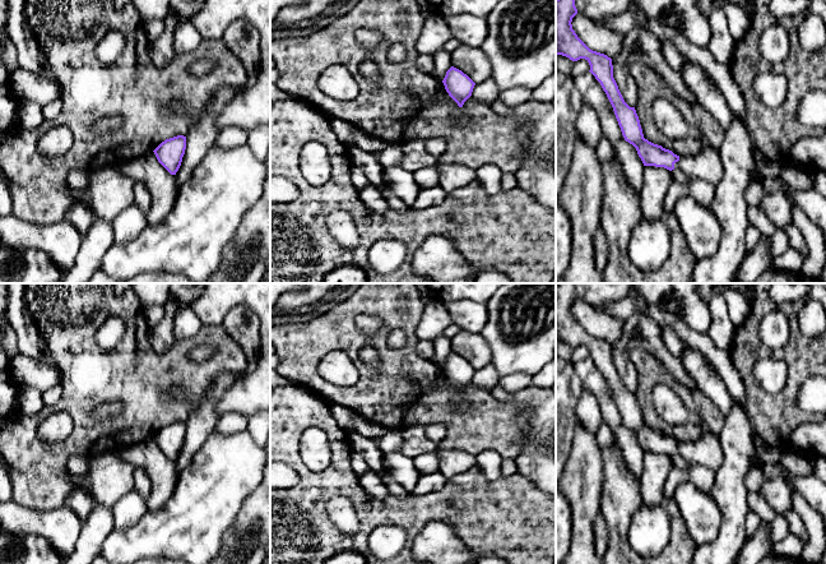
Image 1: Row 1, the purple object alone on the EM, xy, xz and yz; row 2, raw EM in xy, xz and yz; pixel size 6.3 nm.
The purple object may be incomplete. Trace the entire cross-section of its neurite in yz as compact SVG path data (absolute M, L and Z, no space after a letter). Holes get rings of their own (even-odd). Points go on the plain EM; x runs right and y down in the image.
M574 283L556 285L556 341L566 342L572 347L585 345L589 348L589 357L605 378L625 426L636 434L644 452L664 453L669 457L676 454L692 466L718 470L724 458L719 435L704 431L695 442L677 442L644 424L635 393L630 393L625 388L613 364L612 345L590 336L572 315L571 308L576 300Z

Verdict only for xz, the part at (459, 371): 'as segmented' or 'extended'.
as segmented

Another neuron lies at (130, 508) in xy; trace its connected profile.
M134 487L112 507L112 512L113 530L127 530L134 527L148 513L147 500Z

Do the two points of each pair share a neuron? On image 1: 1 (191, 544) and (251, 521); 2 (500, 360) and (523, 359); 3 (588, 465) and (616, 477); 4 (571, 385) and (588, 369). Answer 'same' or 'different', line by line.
1: different
2: same
3: different
4: different

